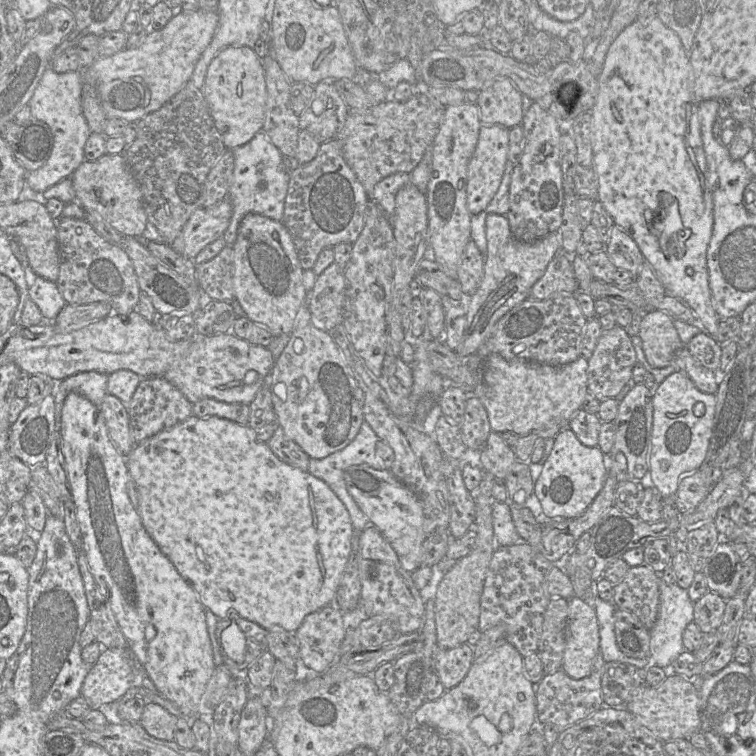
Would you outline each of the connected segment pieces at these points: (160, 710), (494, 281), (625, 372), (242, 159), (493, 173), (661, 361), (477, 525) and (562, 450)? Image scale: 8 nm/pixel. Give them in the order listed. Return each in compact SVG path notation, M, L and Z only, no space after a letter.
M147 703L139 722L151 736L165 741L174 741L177 720L175 715L161 705Z
M505 215L486 217L487 253L484 276L478 289L466 297L466 326L459 346L454 350L460 357L475 354L492 334L498 321L512 308L529 297L532 286L540 279L554 256L561 251L561 234L550 233L538 241L525 243L511 233Z
M615 327L602 330L592 356L587 360L587 389L599 402L615 398L632 377L637 362L630 336L624 328Z
M264 131L257 132L249 142L231 150L234 155L234 170L226 199L232 203L233 214L222 236L226 245L230 246L235 243L240 222L248 213L260 214L282 222L290 179L285 157Z
M496 124L481 125L478 142L467 171L466 197L471 215L482 212L498 191L508 163L508 146L509 129Z
M660 310L647 313L641 320L639 337L648 363L654 368L671 364L681 343L673 319Z
M476 498L476 517L473 527L477 532L473 550L443 576L435 597L435 622L437 642L441 649L453 649L466 643L469 636L478 628L480 601L484 581L492 555L496 549L493 530L493 498Z
M563 429L554 437L550 455L543 464L534 493L547 517L575 518L580 516L602 490L607 478L604 453L598 446L583 445L571 429Z

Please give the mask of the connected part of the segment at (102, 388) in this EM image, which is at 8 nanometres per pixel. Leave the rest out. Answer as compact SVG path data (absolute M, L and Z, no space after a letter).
M84 371L56 382L54 395L56 425L59 425L64 401L70 392L81 394L98 407L108 393L107 379L107 374Z

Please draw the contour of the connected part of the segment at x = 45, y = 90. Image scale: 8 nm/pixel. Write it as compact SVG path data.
M49 66L29 100L31 118L45 122L53 135L52 150L46 162L39 169L26 174L26 186L35 192L44 193L49 187L71 177L79 165L85 161L84 148L91 130L82 109L83 87L83 71L58 73Z

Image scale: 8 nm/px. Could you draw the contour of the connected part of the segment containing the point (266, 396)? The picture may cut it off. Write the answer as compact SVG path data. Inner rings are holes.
M263 386L250 404L248 425L260 442L267 443L280 426L274 411L270 387Z

